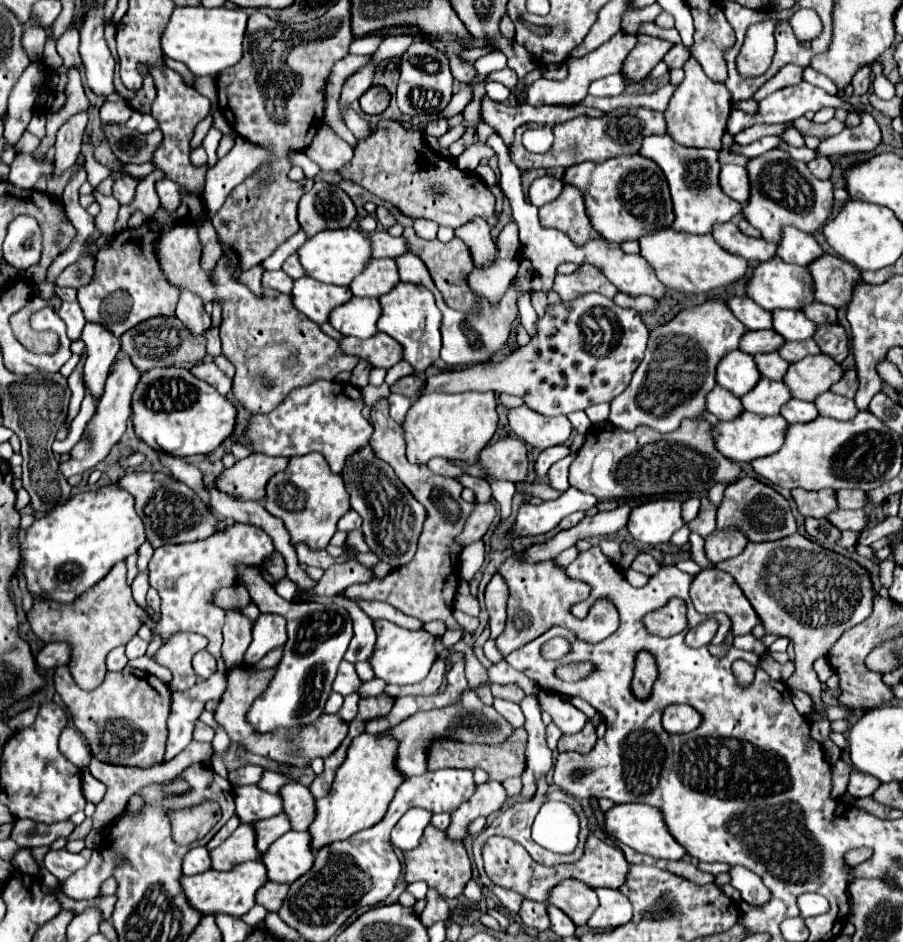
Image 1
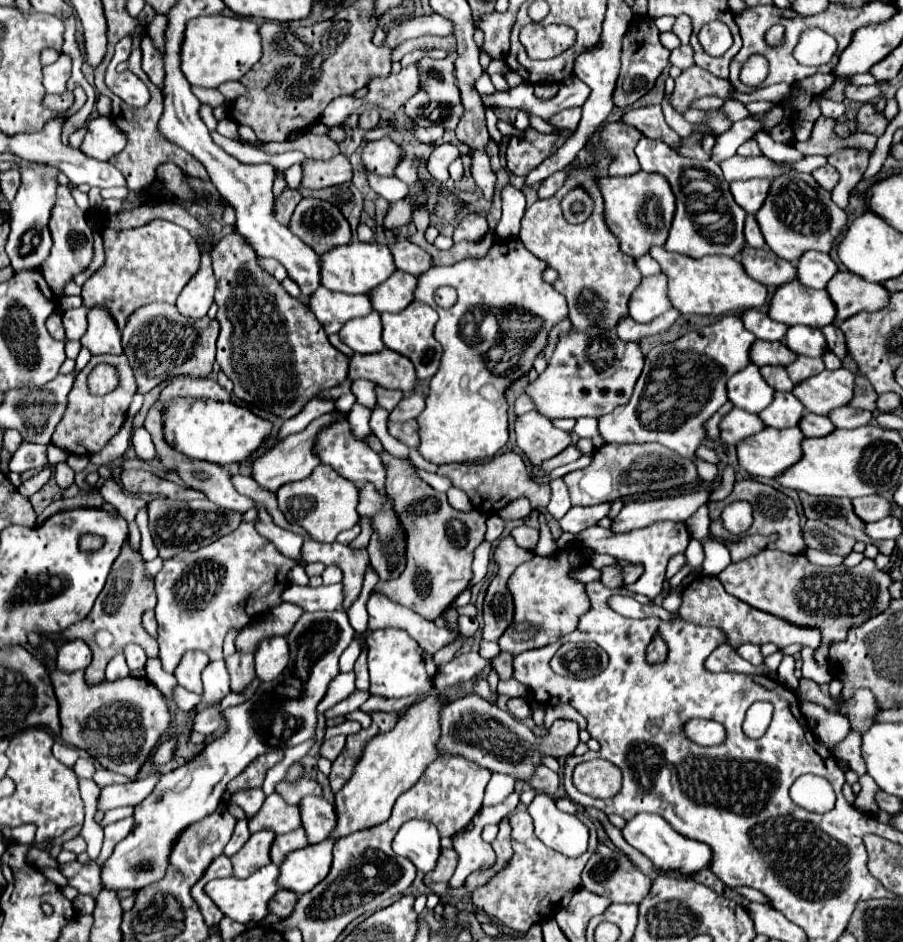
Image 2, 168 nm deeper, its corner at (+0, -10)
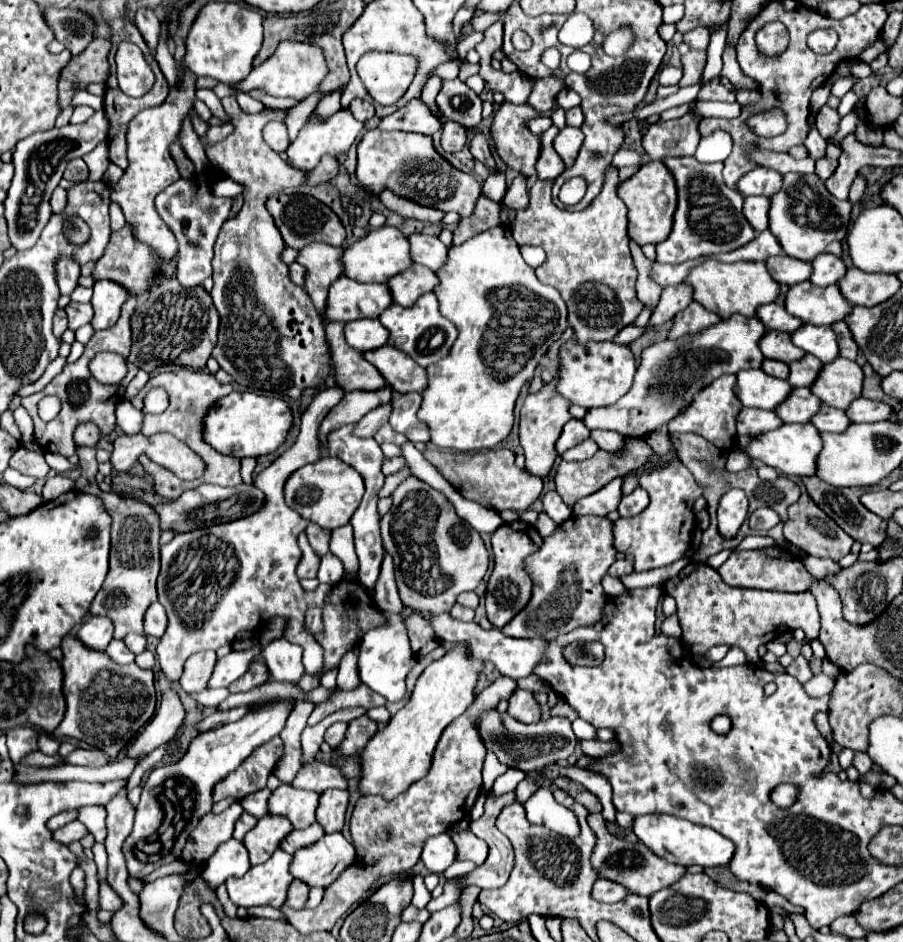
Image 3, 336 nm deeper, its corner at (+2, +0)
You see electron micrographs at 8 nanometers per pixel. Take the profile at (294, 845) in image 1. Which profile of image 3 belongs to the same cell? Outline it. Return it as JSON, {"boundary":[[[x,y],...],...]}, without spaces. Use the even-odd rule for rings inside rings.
{"boundary":[[[325,834],[319,842],[297,850],[291,860],[291,876],[307,886],[329,886],[355,858],[351,842],[341,834]]]}

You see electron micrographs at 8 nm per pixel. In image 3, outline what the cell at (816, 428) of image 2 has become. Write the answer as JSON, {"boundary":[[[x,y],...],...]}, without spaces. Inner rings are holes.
{"boundary":[[[823,406],[819,410],[819,414],[815,414],[811,418],[811,424],[819,432],[843,432],[849,426],[849,420],[847,420],[847,416],[845,416],[843,410],[835,410],[835,408]]]}

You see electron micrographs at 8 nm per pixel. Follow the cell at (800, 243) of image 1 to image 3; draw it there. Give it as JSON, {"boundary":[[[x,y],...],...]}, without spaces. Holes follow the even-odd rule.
{"boundary":[[[821,252],[817,254],[813,260],[811,260],[811,266],[813,266],[813,272],[811,272],[811,284],[815,286],[829,286],[829,284],[837,284],[843,274],[845,274],[845,264],[841,262],[839,256],[835,254],[827,254],[827,252]]]}

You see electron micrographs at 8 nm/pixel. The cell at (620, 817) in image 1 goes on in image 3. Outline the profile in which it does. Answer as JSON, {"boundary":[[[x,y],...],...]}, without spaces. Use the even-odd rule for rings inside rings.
{"boundary":[[[669,814],[635,816],[633,832],[659,858],[681,864],[681,866],[691,866],[691,864],[699,864],[703,868],[705,866],[727,866],[727,862],[733,858],[733,850],[735,850],[733,842],[727,840],[725,836],[721,836],[719,832],[715,832],[711,828],[701,828],[697,824],[691,824],[689,820],[681,820],[681,818],[675,818]]]}

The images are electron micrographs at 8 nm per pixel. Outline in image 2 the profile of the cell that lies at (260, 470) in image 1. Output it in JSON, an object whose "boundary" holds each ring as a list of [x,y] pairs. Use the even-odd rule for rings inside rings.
{"boundary":[[[333,410],[329,414],[323,414],[319,418],[315,418],[303,432],[299,434],[291,434],[287,436],[285,440],[281,440],[275,448],[267,450],[259,460],[255,460],[253,464],[253,478],[267,490],[271,492],[277,492],[279,486],[287,484],[287,482],[297,482],[297,480],[303,480],[307,478],[319,464],[321,460],[317,460],[317,456],[313,456],[313,444],[315,444],[315,438],[317,438],[317,432],[321,428],[325,428],[325,424],[333,424],[333,420],[345,420],[347,414],[345,412],[339,412],[339,410]]]}

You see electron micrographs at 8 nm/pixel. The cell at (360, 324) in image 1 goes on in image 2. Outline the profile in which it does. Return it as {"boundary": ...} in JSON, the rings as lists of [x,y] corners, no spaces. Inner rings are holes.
{"boundary":[[[373,312],[365,318],[349,320],[341,328],[339,336],[353,352],[359,352],[359,354],[375,354],[375,352],[381,352],[385,348],[385,344],[381,340],[379,312]]]}

